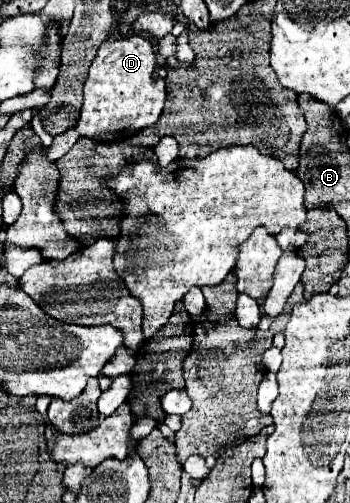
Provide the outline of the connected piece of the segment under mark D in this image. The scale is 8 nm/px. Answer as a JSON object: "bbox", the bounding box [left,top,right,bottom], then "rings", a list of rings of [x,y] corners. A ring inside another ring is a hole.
{"bbox":[48,36,166,161],"rings":[[[130,36],[124,40],[104,40],[92,60],[86,84],[84,84],[84,104],[76,128],[55,136],[48,150],[48,160],[57,161],[64,156],[80,136],[92,138],[96,142],[112,142],[134,136],[138,130],[152,126],[166,100],[164,78],[156,72],[156,56],[152,44],[142,36]]]}

